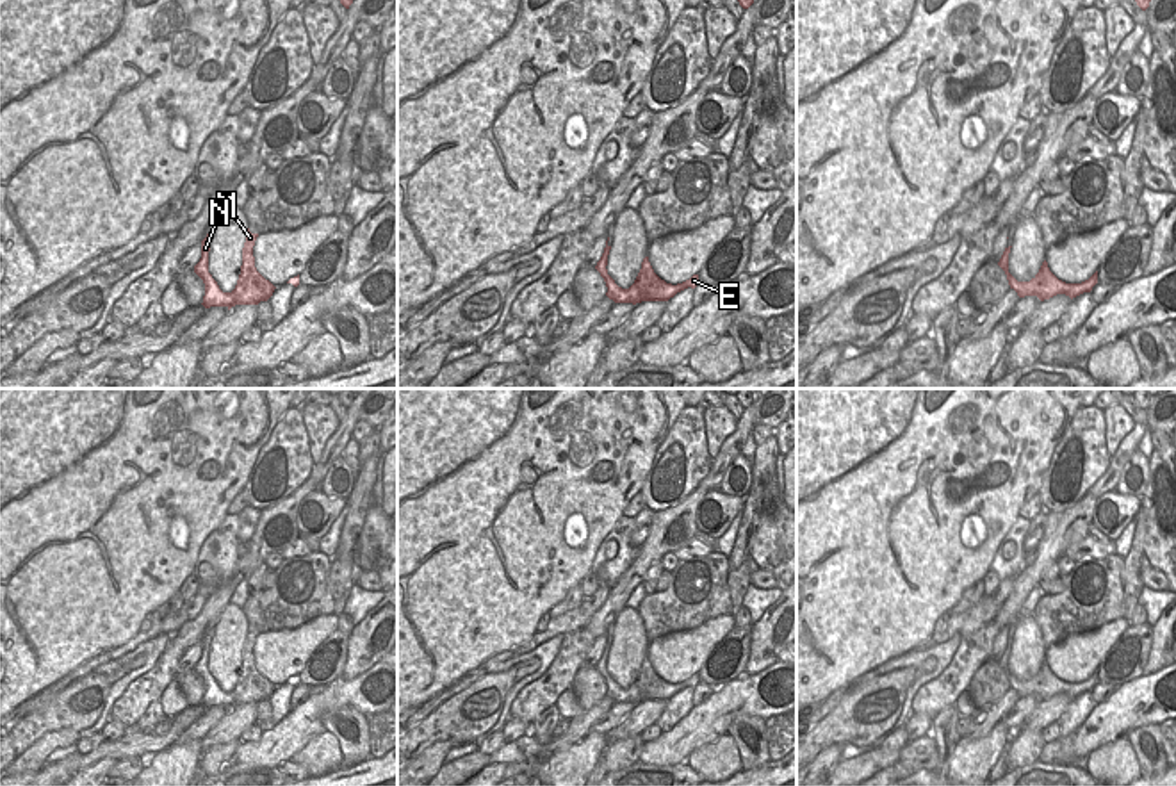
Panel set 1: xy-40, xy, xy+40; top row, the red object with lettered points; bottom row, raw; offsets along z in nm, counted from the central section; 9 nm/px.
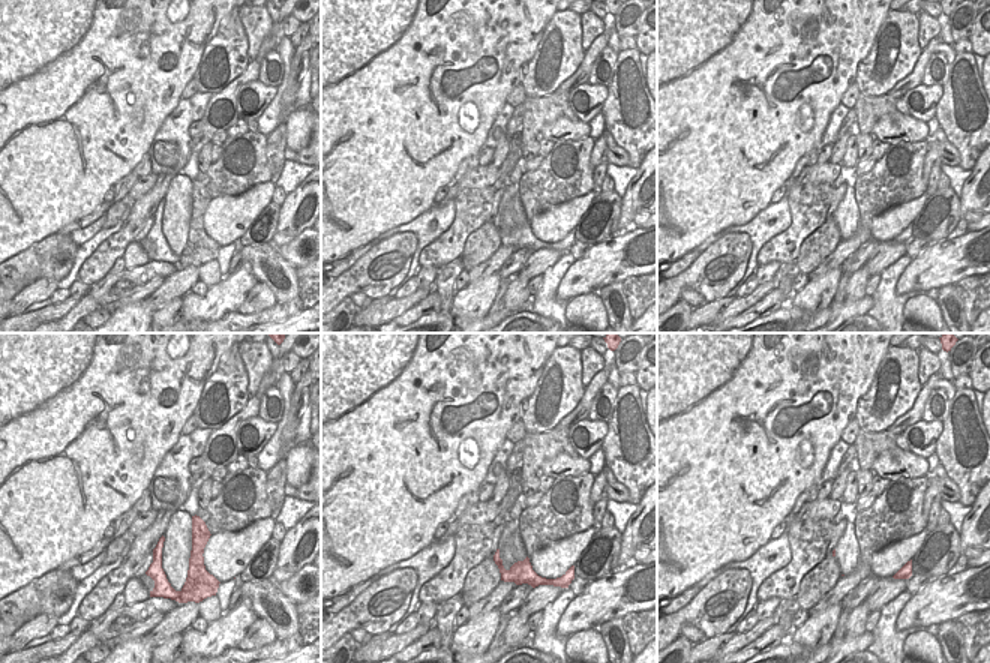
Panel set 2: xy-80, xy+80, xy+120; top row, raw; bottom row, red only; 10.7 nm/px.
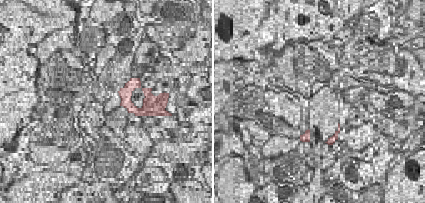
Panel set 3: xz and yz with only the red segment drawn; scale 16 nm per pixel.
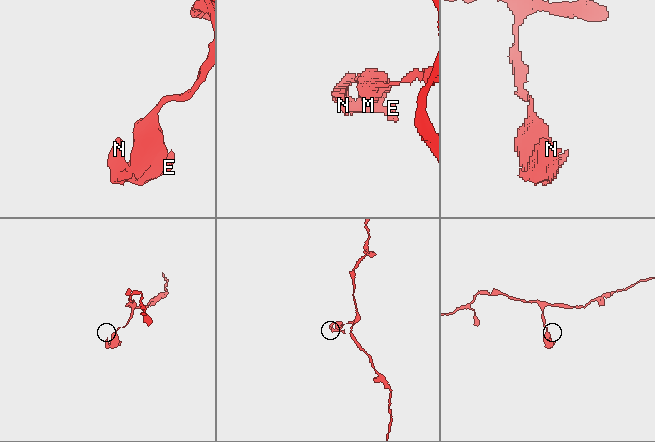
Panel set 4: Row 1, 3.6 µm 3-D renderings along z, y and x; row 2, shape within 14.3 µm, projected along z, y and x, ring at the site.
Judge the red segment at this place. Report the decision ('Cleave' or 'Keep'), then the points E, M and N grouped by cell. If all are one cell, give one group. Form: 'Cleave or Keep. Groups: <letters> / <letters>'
Keep. Groups: E M N.

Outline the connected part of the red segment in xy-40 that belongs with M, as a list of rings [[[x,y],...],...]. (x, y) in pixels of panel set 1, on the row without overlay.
[[[248,627],[246,642],[242,647],[242,665],[237,684],[232,692],[223,692],[217,681],[208,672],[208,651],[210,651],[210,633],[201,640],[201,658],[194,665],[194,672],[205,683],[203,706],[226,706],[228,709],[235,704],[258,704],[260,700],[267,700],[274,684],[265,679],[255,667],[253,645],[258,633],[251,633]]]

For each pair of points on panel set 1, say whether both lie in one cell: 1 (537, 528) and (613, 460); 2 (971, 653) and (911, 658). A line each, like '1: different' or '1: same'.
1: same
2: different

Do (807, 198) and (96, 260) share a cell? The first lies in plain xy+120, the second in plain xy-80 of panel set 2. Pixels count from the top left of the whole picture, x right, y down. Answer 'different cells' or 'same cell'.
same cell

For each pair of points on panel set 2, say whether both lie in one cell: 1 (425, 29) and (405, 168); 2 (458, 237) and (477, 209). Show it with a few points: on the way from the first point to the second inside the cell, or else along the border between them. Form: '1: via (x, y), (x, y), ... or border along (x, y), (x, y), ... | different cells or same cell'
1: via (420, 63), (420, 102), (402, 123), (402, 134) | same cell
2: via (459, 230), (470, 216) | same cell

